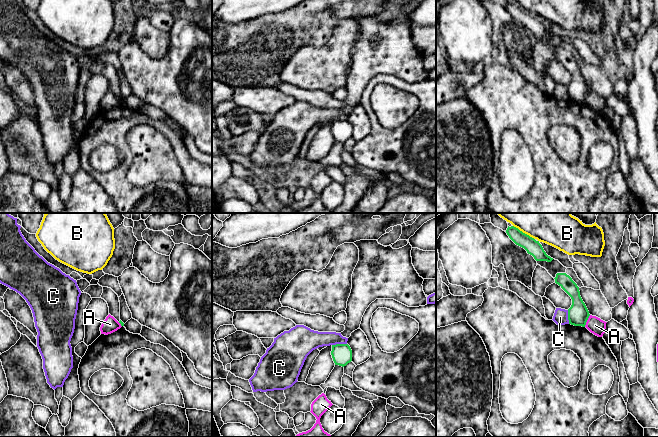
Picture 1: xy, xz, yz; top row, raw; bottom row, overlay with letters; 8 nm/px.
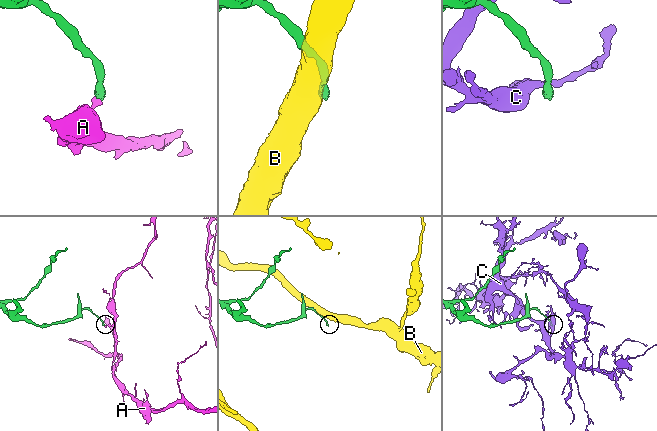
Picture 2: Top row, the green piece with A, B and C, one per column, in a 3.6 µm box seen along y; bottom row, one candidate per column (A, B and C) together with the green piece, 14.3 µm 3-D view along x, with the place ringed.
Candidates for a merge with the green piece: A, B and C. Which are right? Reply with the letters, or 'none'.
none

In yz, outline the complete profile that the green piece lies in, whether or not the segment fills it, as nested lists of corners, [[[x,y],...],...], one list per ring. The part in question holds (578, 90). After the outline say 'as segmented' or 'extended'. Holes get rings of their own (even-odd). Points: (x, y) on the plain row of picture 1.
[[[557,49],[554,55],[572,75],[572,81],[568,85],[569,100],[585,103],[590,90],[580,72],[579,63],[566,49]]] | as segmented

